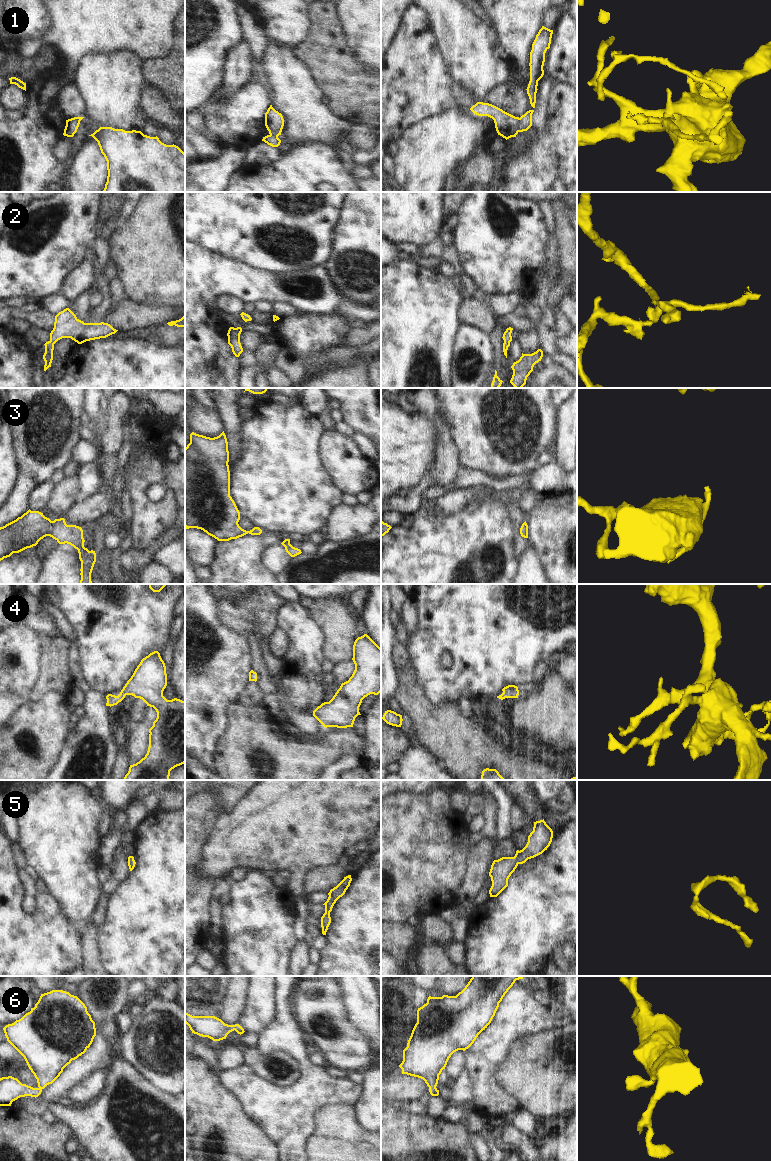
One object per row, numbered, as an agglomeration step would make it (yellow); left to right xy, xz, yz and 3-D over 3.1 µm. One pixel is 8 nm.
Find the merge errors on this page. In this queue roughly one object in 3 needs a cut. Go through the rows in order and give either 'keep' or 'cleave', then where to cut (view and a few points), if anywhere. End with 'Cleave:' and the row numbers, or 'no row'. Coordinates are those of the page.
1: cleave; cut yz (520, 118), (518, 131)
2: keep; cut none
3: keep; cut none
4: keep; cut none
5: keep; cut none
6: keep; cut none
Cleave: 1

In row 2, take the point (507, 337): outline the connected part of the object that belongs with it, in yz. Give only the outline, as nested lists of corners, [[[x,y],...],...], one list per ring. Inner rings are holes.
[[[511,327],[507,328],[502,337],[504,340],[503,352],[504,352],[504,355],[506,356],[506,358],[507,358],[508,347],[510,346],[510,342],[512,341],[512,336],[511,336],[512,330],[513,330],[513,328],[511,328]]]

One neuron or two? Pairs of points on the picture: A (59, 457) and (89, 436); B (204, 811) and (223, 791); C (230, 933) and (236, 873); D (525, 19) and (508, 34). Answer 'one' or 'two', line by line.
A: two
B: two
C: two
D: one

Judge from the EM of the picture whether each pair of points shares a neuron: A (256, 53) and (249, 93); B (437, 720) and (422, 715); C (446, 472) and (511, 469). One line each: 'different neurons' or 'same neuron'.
A: different neurons
B: same neuron
C: different neurons

